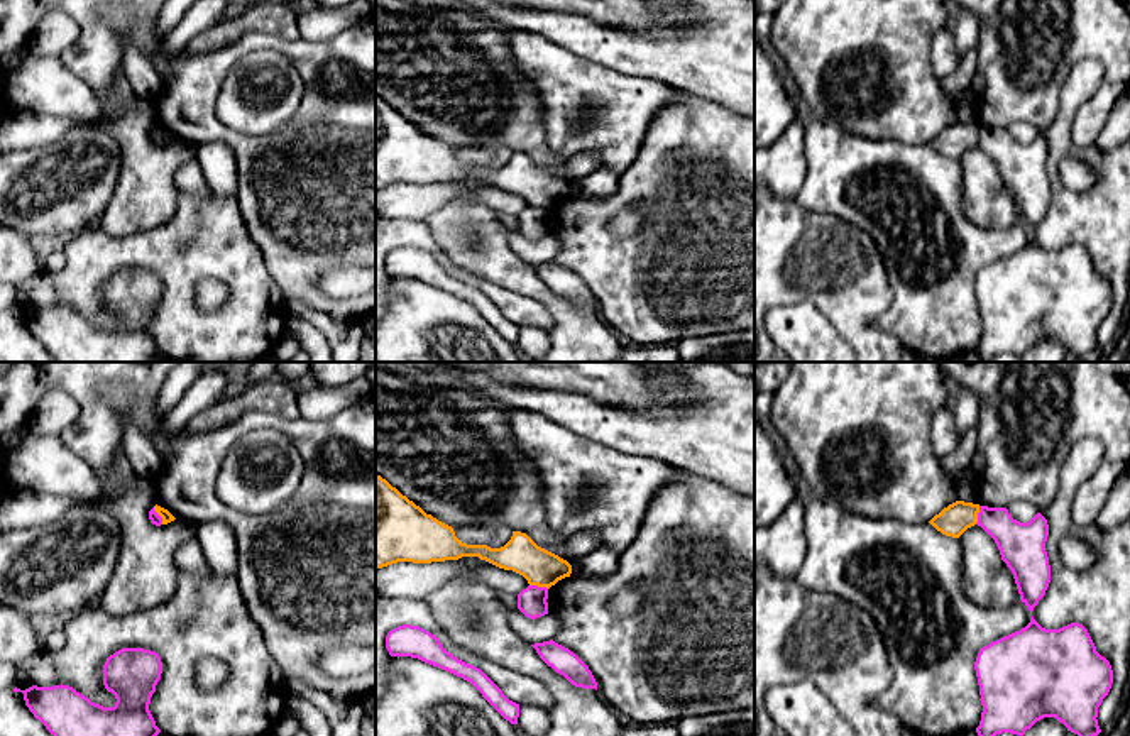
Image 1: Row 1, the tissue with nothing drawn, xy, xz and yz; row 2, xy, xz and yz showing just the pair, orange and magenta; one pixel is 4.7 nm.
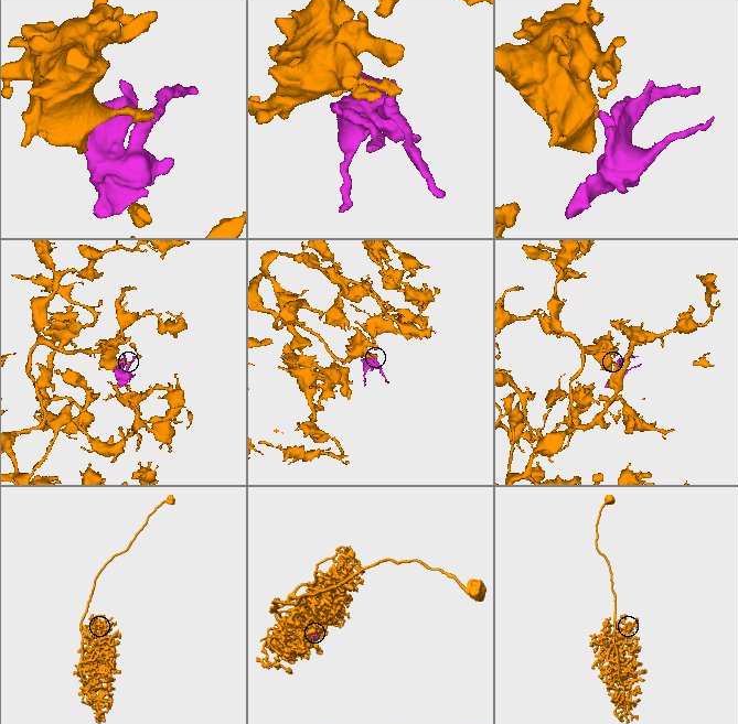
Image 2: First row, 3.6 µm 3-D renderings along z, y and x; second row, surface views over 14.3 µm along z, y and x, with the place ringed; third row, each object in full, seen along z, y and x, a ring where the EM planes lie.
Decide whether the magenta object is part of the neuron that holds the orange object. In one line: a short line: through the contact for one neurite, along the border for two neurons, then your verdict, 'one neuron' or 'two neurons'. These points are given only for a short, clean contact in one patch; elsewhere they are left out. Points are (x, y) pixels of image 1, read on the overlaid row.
two neurons

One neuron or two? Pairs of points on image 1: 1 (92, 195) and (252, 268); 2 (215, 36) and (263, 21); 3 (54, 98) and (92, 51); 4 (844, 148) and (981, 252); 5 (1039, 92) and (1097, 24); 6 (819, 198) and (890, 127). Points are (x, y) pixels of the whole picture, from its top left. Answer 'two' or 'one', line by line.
1: two
2: one
3: two
4: one
5: one
6: two

